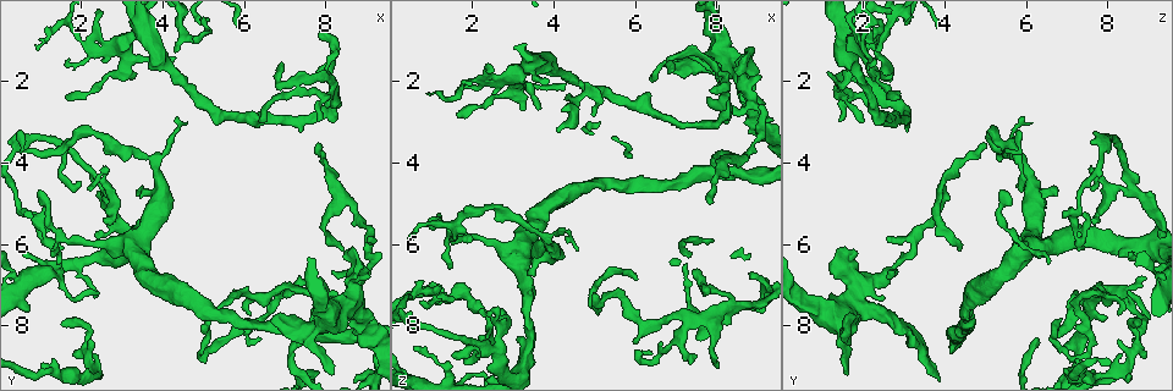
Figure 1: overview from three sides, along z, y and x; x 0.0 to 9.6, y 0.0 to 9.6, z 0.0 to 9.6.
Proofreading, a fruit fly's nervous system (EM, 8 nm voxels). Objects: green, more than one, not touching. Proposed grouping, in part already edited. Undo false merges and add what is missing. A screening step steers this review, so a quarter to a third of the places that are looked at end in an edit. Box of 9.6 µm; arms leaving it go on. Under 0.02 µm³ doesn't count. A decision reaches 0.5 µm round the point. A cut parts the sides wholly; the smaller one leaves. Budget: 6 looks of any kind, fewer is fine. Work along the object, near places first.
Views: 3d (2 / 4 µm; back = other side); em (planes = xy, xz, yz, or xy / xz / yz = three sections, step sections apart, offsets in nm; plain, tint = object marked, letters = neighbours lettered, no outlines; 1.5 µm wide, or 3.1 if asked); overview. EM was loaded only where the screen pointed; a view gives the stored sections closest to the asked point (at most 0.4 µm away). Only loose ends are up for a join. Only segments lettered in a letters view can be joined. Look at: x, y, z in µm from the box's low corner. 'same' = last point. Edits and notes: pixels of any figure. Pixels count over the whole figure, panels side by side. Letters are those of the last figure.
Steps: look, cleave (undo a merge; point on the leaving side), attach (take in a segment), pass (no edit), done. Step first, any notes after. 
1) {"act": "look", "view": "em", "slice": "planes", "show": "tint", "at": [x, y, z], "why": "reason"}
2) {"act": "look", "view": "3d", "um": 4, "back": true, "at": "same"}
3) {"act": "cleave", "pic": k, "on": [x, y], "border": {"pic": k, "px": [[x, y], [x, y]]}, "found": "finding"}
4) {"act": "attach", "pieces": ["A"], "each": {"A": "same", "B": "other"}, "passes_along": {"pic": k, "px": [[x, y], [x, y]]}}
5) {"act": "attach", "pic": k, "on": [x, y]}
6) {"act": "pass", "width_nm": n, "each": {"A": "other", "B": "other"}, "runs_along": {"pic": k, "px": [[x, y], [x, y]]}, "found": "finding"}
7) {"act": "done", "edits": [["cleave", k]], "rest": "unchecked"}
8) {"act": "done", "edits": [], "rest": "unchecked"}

{"act": "look", "view": "em", "slice": "planes", "show": "letters", "at": [4.55, 3.00, 6.15], "why": "an open end"}

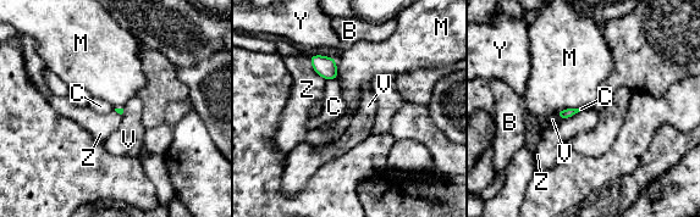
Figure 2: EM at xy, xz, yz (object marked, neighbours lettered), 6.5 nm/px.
{"act": "pass", "longest_contact_nm": ["Z", 190], "each": {"B": "other", "C": "other", "M": "other", "V": "other", "Y": "other", "Z": "other"}, "border": {"pic": 2, "px": [[579, 107], [567, 107], [555, 113]]}, "found": "none of them fits"}

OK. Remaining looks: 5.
{"act": "look", "view": "em", "slice": "planes", "show": "plain", "at": [7.80, 3.50, 5.00], "why": "branch stops here"}

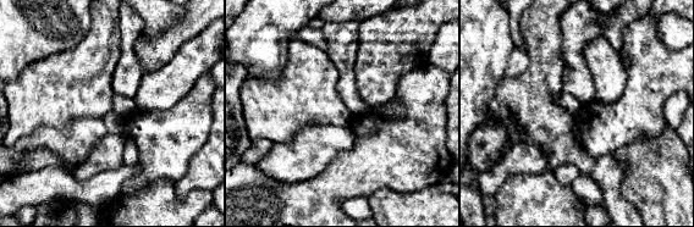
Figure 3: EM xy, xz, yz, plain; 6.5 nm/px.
{"act": "look", "view": "em", "slice": "planes", "show": "tint", "at": "same"}

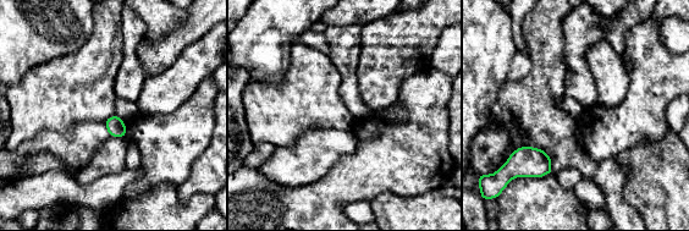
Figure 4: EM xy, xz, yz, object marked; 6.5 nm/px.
{"act": "look", "view": "em", "slice": "planes", "show": "letters", "at": "same"}

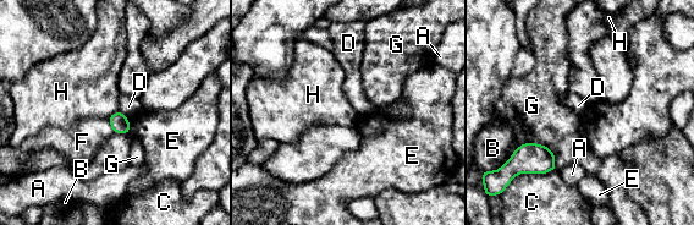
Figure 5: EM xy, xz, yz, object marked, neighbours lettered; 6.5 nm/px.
{"act": "pass", "each": {"A": "other", "B": "other", "C": "other", "D": "other", "E": "other", "F": "other", "G": "other", "H": "other"}, "found": "none of them fits"}

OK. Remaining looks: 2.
{"act": "look", "view": "em", "slice": "planes", "show": "letters", "at": [1.45, 7.95, 8.70], "why": "tapers out"}

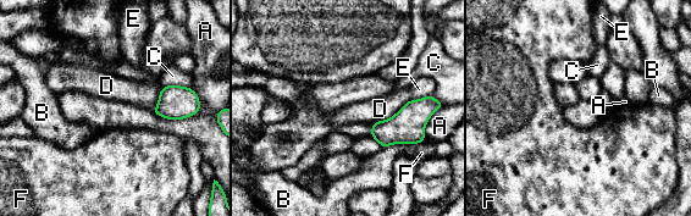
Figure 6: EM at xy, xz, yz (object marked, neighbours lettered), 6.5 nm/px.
{"act": "pass", "each": {"A": "other", "B": "other", "C": "other", "D": "other", "E": "other", "F": "other"}, "border": {"pic": 6, "px": [[412, 143], [418, 144]]}, "found": "none of them fits"}

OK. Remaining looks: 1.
{"act": "done", "edits": [], "rest": "unchecked"}

